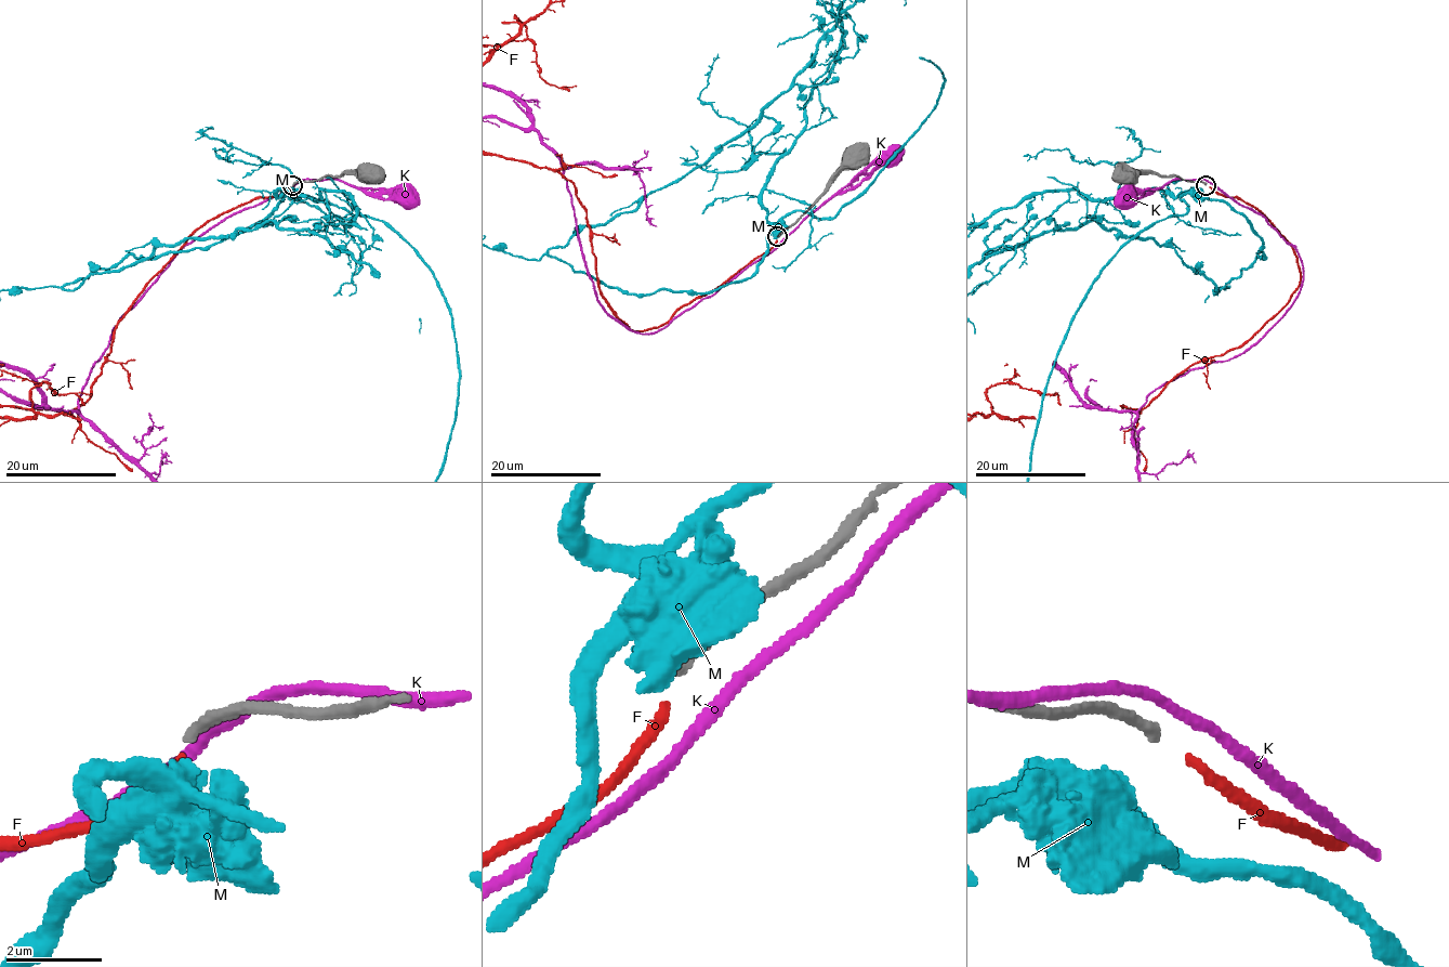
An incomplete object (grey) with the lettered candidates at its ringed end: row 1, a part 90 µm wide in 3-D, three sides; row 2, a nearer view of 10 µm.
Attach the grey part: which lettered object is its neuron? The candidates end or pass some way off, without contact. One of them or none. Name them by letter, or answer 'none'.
F

